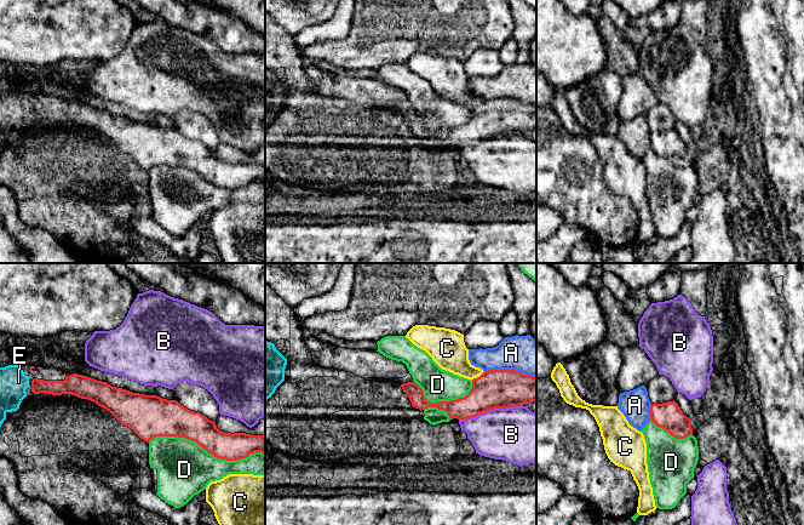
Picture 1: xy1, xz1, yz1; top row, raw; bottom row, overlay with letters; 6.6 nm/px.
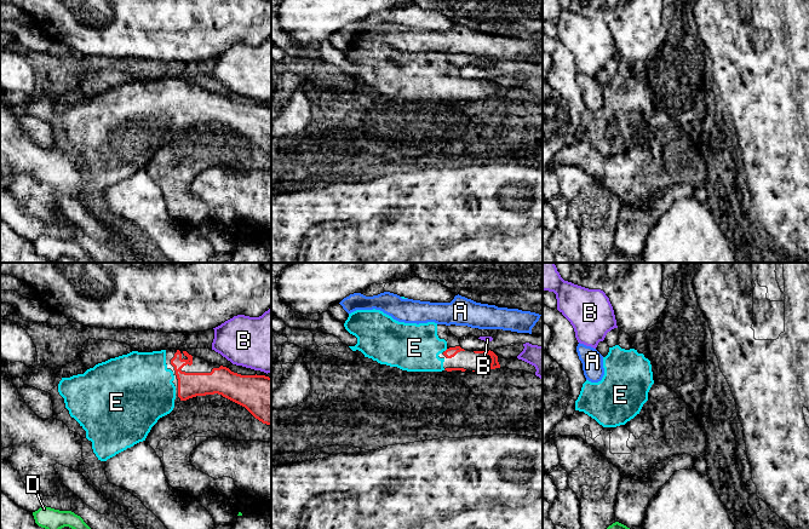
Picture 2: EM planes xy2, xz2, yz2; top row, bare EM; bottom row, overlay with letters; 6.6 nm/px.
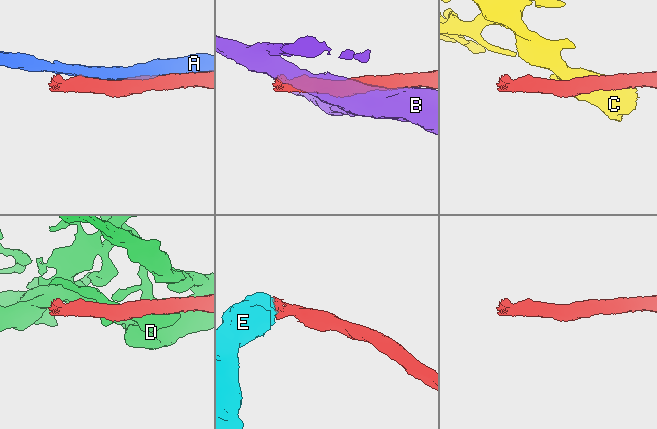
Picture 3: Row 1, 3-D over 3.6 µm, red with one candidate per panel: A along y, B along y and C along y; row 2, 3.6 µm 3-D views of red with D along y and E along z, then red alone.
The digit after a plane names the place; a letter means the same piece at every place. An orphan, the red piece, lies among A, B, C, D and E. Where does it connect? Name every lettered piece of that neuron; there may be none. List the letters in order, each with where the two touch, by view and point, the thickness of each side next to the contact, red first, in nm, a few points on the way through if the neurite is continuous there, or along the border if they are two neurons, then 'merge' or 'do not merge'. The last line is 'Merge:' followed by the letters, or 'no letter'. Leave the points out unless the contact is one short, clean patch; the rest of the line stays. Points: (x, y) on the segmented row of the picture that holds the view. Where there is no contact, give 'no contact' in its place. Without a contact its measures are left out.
A: contact xz1 (510, 370); calibres 260 and 240 nm; do not merge
B: contact xz1 (490, 409); calibres 260 and 380 nm; border xz1 (522, 404), (494, 407), (459, 420); do not merge
C: contact xz1 (477, 377); calibres 260 and 220 nm; do not merge
D: contact xy1 (206, 450); calibres 200 and 360 nm; do not merge
E: contact xz2 (446, 350); calibres 70 and 320 nm; way xz2 (449, 352), (446, 350), (414, 348); merge
Merge: E

